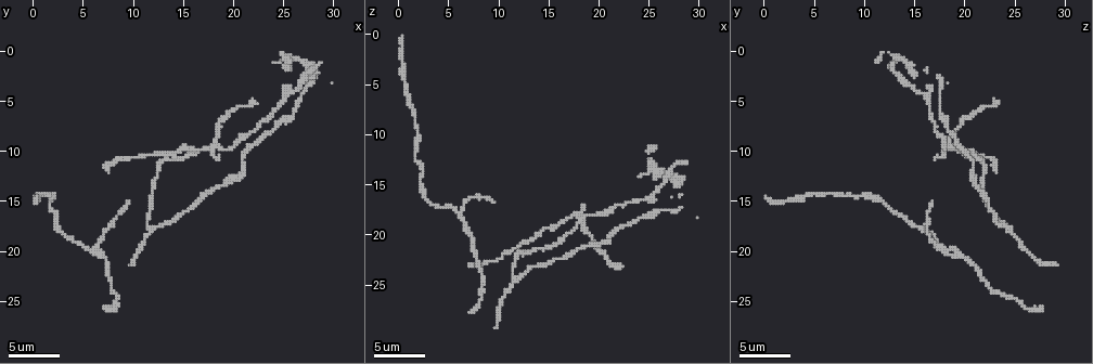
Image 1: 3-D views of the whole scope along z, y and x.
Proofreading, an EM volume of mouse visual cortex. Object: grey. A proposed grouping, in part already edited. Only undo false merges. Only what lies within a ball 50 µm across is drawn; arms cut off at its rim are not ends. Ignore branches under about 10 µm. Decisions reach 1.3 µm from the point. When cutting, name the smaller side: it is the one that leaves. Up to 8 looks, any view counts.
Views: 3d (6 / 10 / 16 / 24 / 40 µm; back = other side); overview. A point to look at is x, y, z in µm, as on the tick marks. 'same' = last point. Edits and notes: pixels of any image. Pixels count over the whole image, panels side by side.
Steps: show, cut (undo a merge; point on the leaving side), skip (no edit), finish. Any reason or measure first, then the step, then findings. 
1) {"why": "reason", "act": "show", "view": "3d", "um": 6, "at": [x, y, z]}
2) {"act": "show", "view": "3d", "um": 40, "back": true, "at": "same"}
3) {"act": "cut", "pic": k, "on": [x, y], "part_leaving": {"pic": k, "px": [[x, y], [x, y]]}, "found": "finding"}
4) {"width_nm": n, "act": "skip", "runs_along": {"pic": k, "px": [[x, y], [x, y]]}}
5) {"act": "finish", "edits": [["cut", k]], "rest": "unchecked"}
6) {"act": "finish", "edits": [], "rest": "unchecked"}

{"why": "thick turns thin", "act": "show", "view": "3d", "um": 6, "at": [20.8, 12.0, 20.8]}

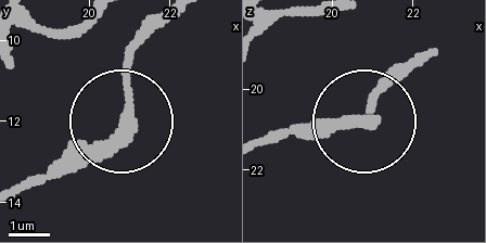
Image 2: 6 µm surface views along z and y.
{"why": "from behind", "act": "show", "view": "3d", "um": 6, "back": true, "at": [20.80, 12.20, 20.80]}

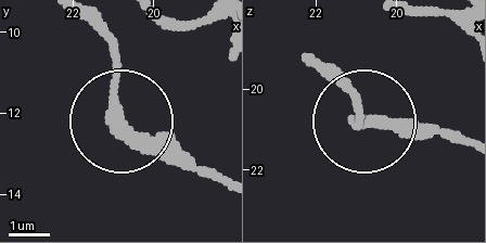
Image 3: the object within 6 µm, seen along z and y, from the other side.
{"act": "skip", "found": "continuous, no second neuron"}

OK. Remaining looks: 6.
{"why": "looks like a crossing", "act": "show", "view": "3d", "um": 6, "at": [18.2, 9.8, 18.2]}

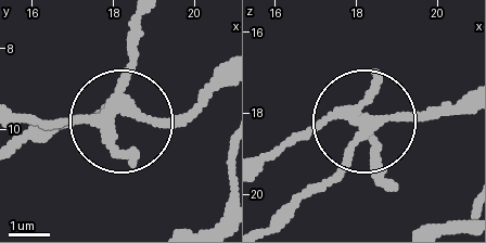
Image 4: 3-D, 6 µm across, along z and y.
{"arms": 5, "act": "cut", "pic": 4, "on": [133, 152], "part_leaving": {"pic": 4, "px": [[122, 102], [63, 124], [22, 124]]}, "found": "two neurons meet here"}

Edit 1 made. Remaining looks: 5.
{"why": "thick turns thin", "act": "show", "view": "3d", "um": 6, "at": [14.6, 11.0, 21.0]}

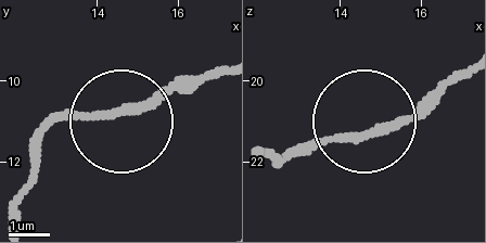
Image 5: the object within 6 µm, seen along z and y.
{"width_nm": 200, "act": "skip", "runs_along": {"pic": 5, "px": [[22, 189], [36, 148], [64, 119], [126, 116], [195, 78]]}, "found": "one neuron here"}

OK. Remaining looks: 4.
{"why": "arms part here", "act": "show", "view": "3d", "um": 6, "at": [11.8, 17.8, 24.4]}

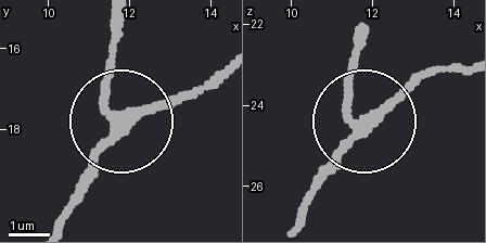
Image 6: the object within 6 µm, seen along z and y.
{"arms": 3, "act": "skip", "found": "all the same neuron"}

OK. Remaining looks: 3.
{"act": "finish", "edits": [["cut", 4]], "rest": "unchecked"}

